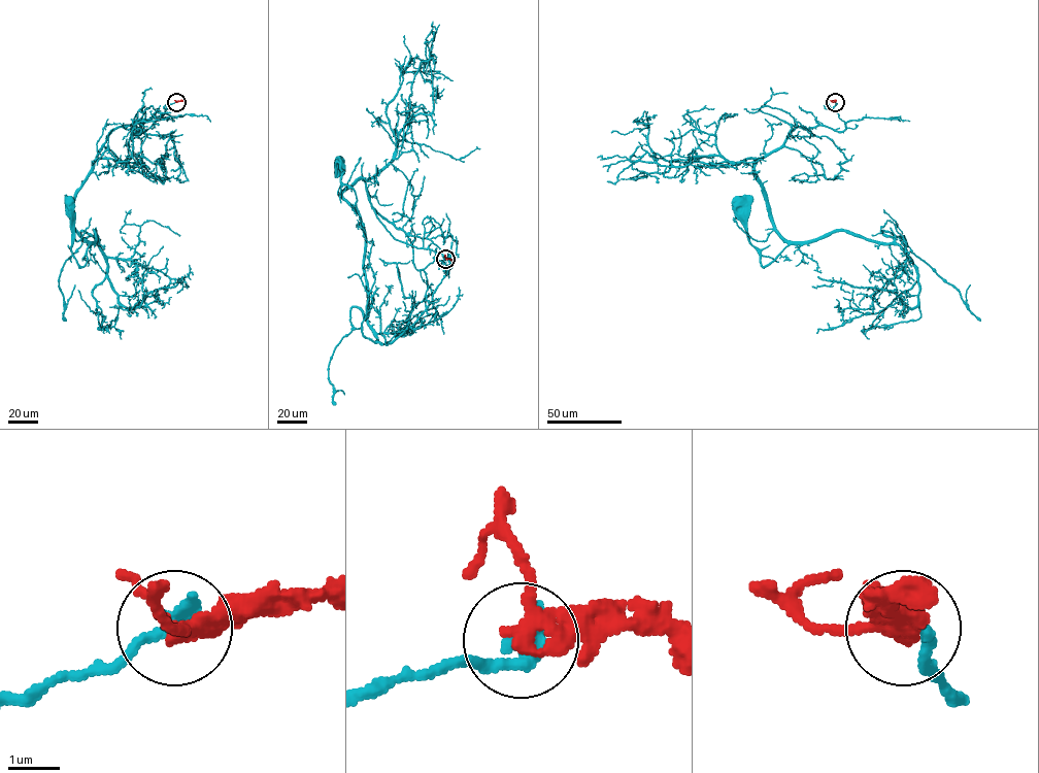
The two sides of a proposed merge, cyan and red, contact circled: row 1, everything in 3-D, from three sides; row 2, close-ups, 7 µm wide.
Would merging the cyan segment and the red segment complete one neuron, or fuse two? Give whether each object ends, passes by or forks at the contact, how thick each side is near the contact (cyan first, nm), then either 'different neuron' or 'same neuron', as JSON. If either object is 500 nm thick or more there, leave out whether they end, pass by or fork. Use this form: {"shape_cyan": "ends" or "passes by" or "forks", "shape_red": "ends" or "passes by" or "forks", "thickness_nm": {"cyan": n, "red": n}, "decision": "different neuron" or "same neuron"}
{"shape_cyan": "ends", "shape_red": "passes by", "thickness_nm": {"cyan": 320, "red": 280}, "decision": "different neuron"}

